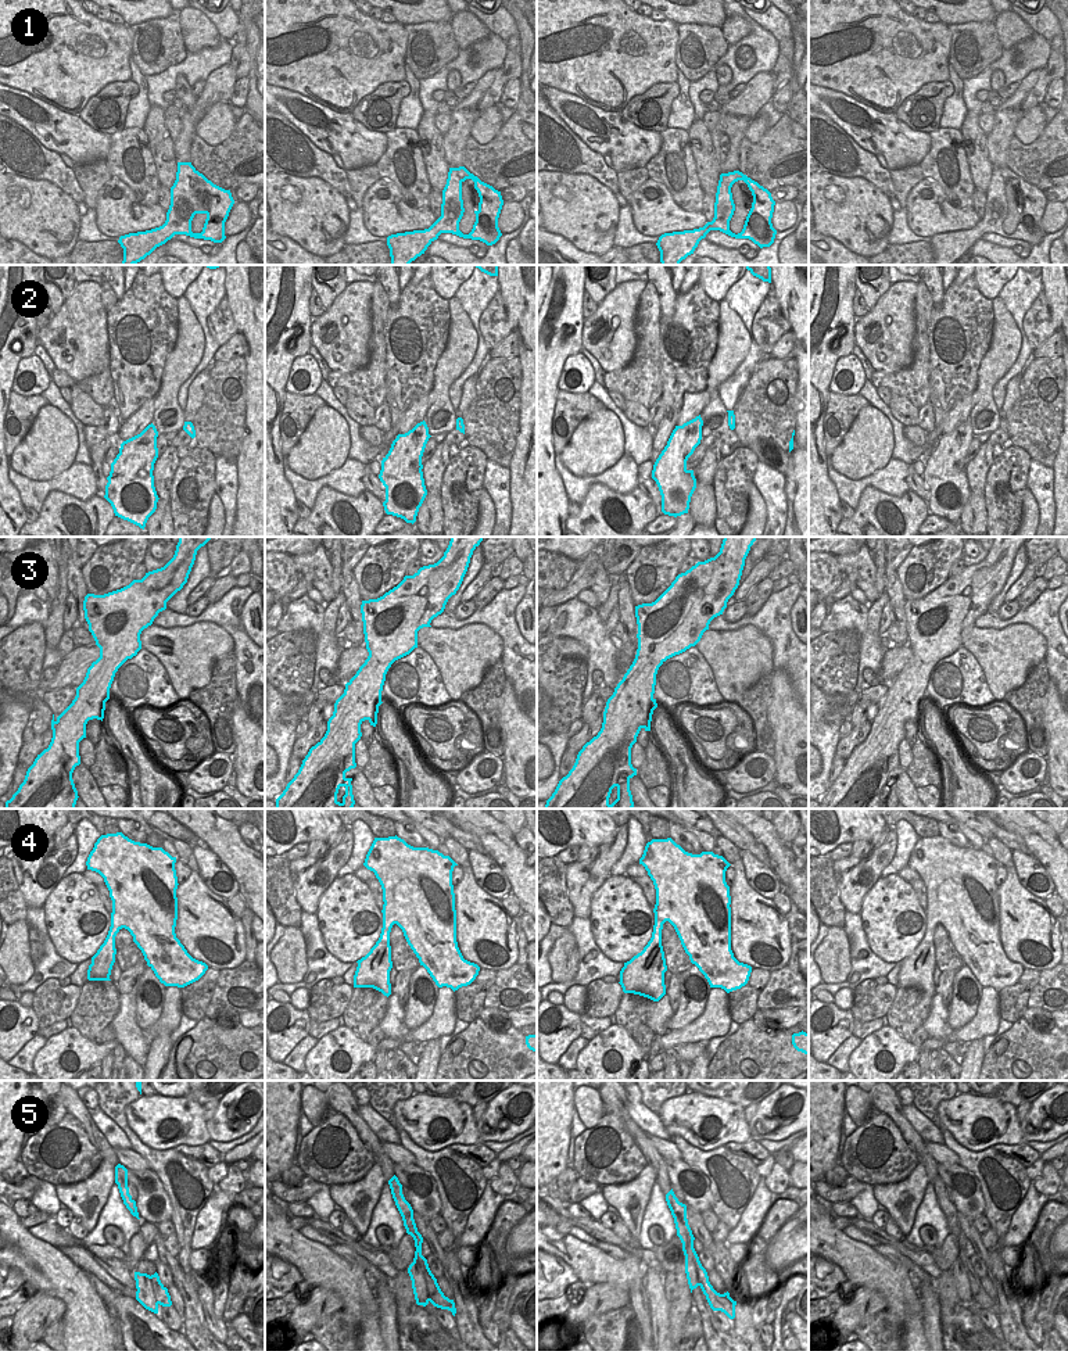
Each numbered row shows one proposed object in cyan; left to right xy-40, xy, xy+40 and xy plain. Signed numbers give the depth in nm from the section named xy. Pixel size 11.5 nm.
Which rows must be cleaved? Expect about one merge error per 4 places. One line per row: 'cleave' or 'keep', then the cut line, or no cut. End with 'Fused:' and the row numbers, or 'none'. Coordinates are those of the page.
1: keep | no cut
2: keep | no cut
3: keep | no cut
4: keep | no cut
5: cleave | xy (425, 1260), (420, 1267), (430, 1300)
Fused: 5

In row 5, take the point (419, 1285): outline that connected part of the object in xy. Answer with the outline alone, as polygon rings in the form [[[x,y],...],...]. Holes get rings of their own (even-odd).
[[[394,1175],[388,1180],[388,1185],[390,1185],[395,1205],[402,1216],[406,1233],[411,1234],[415,1240],[415,1247],[416,1247],[415,1258],[413,1258],[413,1262],[408,1268],[408,1273],[412,1280],[412,1289],[413,1289],[416,1304],[426,1307],[430,1300],[429,1300],[426,1276],[420,1265],[422,1262],[426,1261],[426,1258],[422,1255],[423,1237],[417,1232],[417,1228],[413,1219],[413,1210],[402,1194],[402,1185],[399,1183],[398,1178]]]

